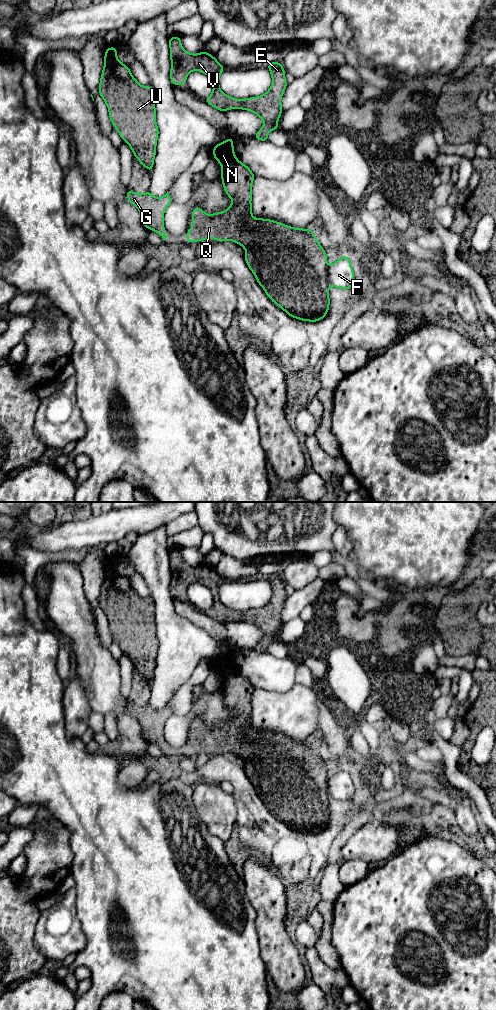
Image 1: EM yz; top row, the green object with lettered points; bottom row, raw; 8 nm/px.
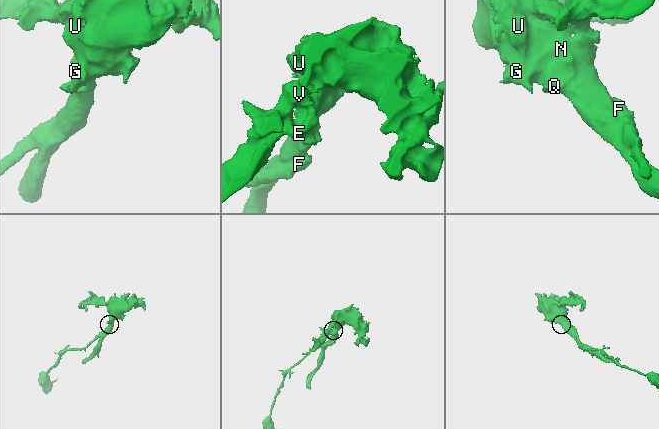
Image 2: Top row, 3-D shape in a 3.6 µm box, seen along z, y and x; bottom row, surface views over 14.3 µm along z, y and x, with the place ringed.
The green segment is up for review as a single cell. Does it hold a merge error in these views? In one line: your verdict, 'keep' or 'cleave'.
cleave

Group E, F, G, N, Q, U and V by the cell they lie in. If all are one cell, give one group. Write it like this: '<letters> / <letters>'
E G N Q U V / F

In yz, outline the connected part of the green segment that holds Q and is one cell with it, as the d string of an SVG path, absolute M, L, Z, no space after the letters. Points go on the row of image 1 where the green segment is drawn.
M229 137L213 146L213 156L221 164L221 179L225 193L232 199L230 207L208 215L200 207L192 211L191 229L186 241L194 243L214 238L218 242L234 241L245 250L245 261L266 295L289 316L316 322L322 320L329 310L329 279L327 255L312 229L287 226L274 220L252 216L252 183L255 175L235 156L233 138Z

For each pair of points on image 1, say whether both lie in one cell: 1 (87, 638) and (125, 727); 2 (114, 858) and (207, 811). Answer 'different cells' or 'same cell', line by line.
1: same cell
2: different cells

